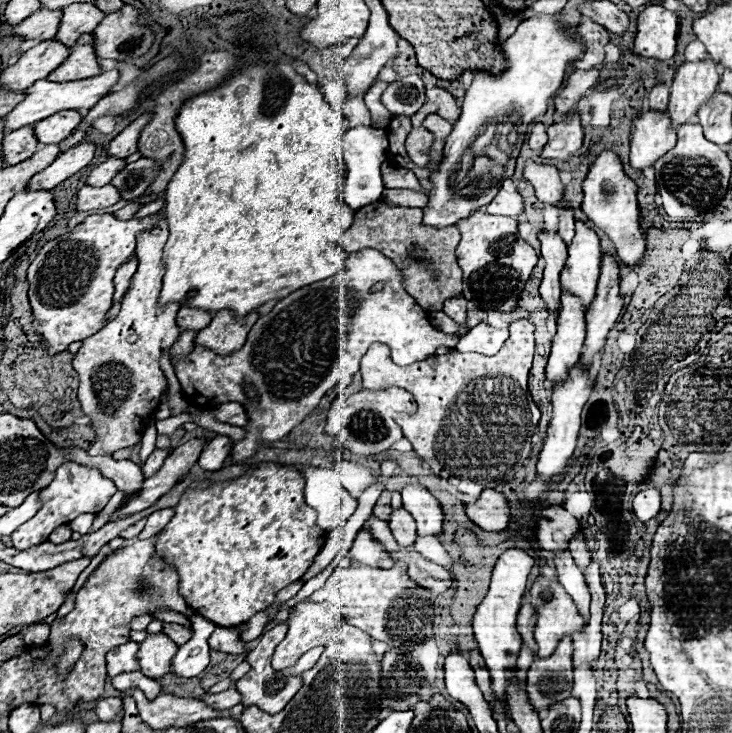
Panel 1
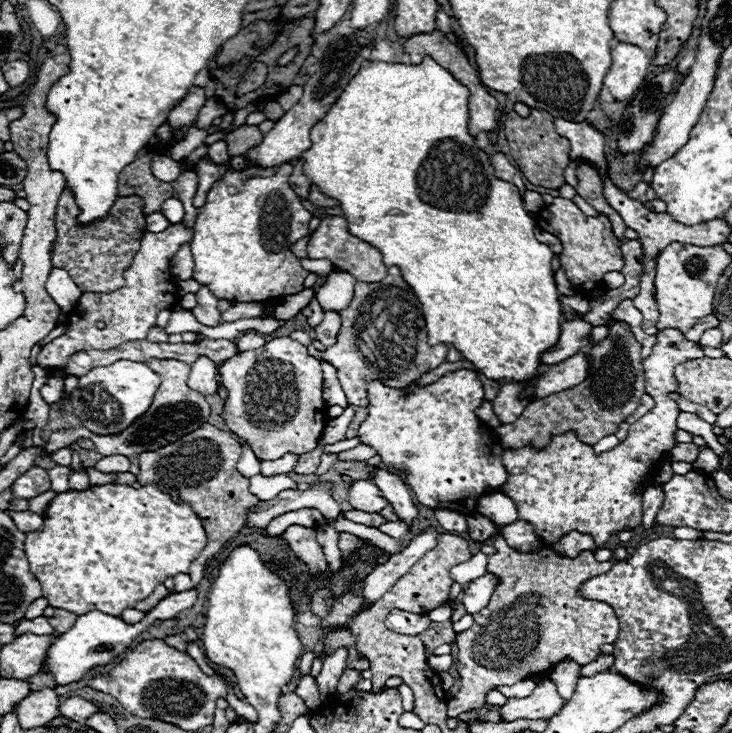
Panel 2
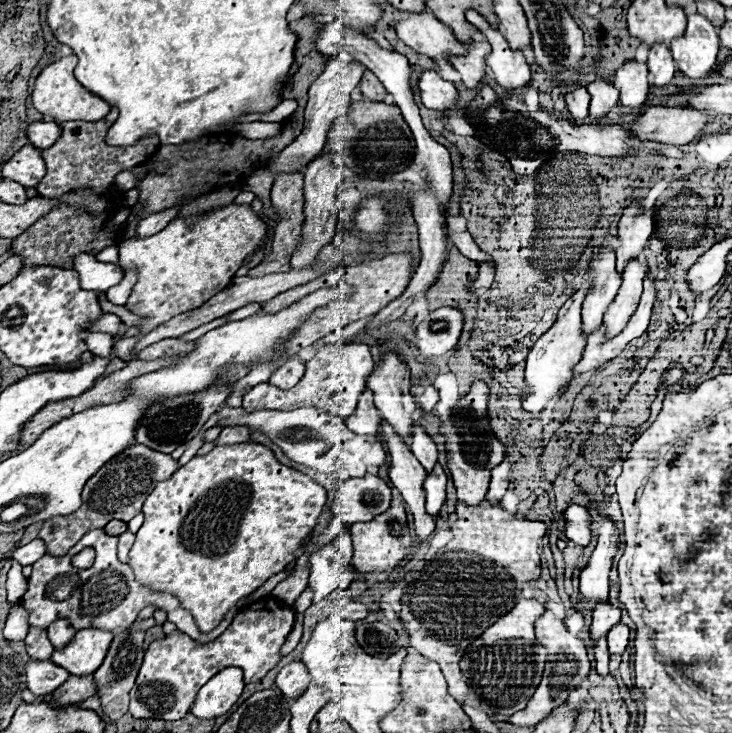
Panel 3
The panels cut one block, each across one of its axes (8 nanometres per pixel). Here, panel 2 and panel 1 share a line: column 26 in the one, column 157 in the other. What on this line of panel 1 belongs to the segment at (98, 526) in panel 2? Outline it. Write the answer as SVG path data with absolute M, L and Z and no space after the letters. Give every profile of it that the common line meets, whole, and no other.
M260 462L256 464L256 468L244 472L242 476L234 478L234 480L222 480L222 482L210 482L210 480L204 480L204 482L194 482L186 488L186 492L182 494L182 498L178 500L178 504L172 506L174 510L174 516L172 520L164 526L164 530L160 530L156 534L156 548L154 548L154 556L162 558L166 562L166 566L174 568L178 574L180 574L180 586L178 586L178 592L182 594L182 598L186 598L186 602L190 602L190 608L214 622L216 626L224 626L224 628L230 628L230 626L238 626L238 624L244 624L248 622L256 612L264 610L266 606L270 606L276 598L276 592L286 588L288 584L300 580L306 570L312 566L312 560L314 556L320 552L320 548L324 546L326 542L326 532L316 524L316 514L310 506L306 506L304 502L304 478L302 474L292 468L292 466L286 466L286 464L276 464L276 462Z

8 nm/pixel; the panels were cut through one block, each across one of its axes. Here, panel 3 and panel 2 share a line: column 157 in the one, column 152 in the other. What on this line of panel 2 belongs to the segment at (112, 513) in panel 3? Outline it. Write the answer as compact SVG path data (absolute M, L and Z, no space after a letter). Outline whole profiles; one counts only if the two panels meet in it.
M208 423L160 450L146 450L138 456L140 474L136 478L140 486L158 484L158 488L162 486L164 490L172 492L170 498L174 502L188 504L206 530L208 544L190 566L190 578L194 586L200 584L206 562L242 530L246 522L246 510L258 502L258 498L248 490L248 480L236 472L236 462L240 456L242 446L228 432L222 432Z

